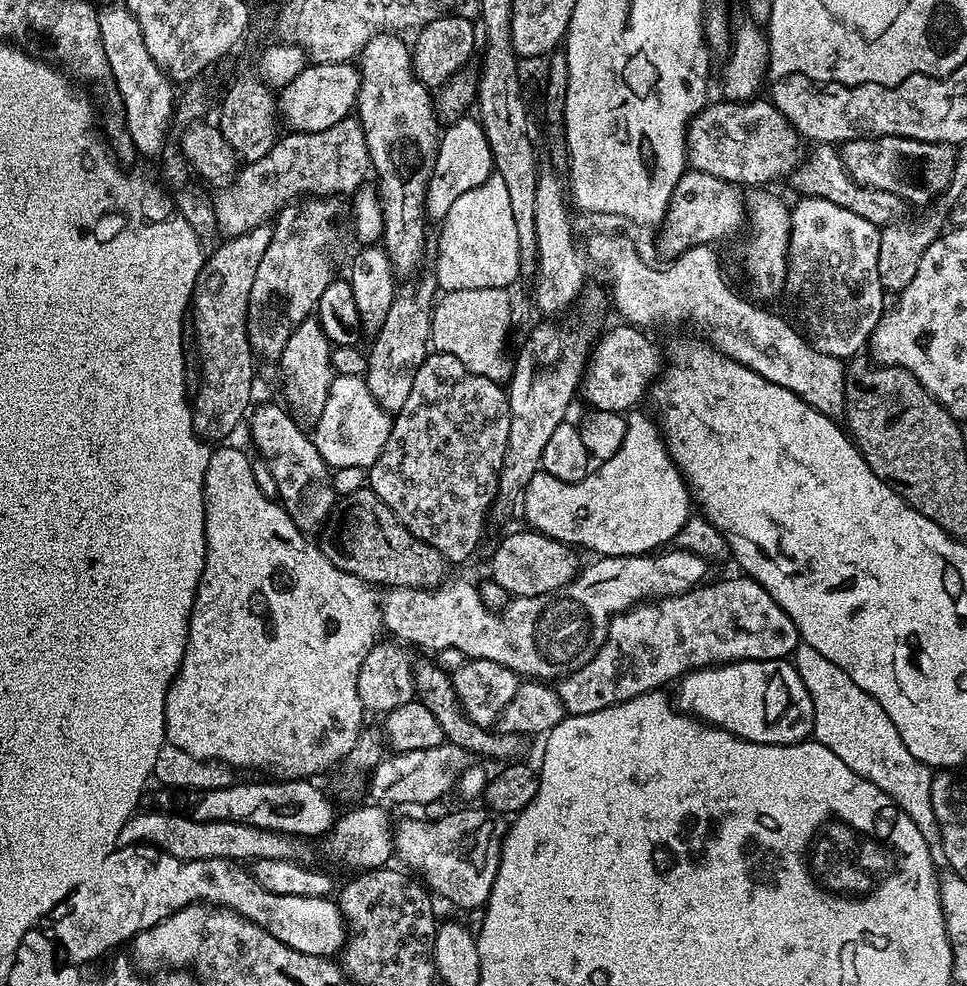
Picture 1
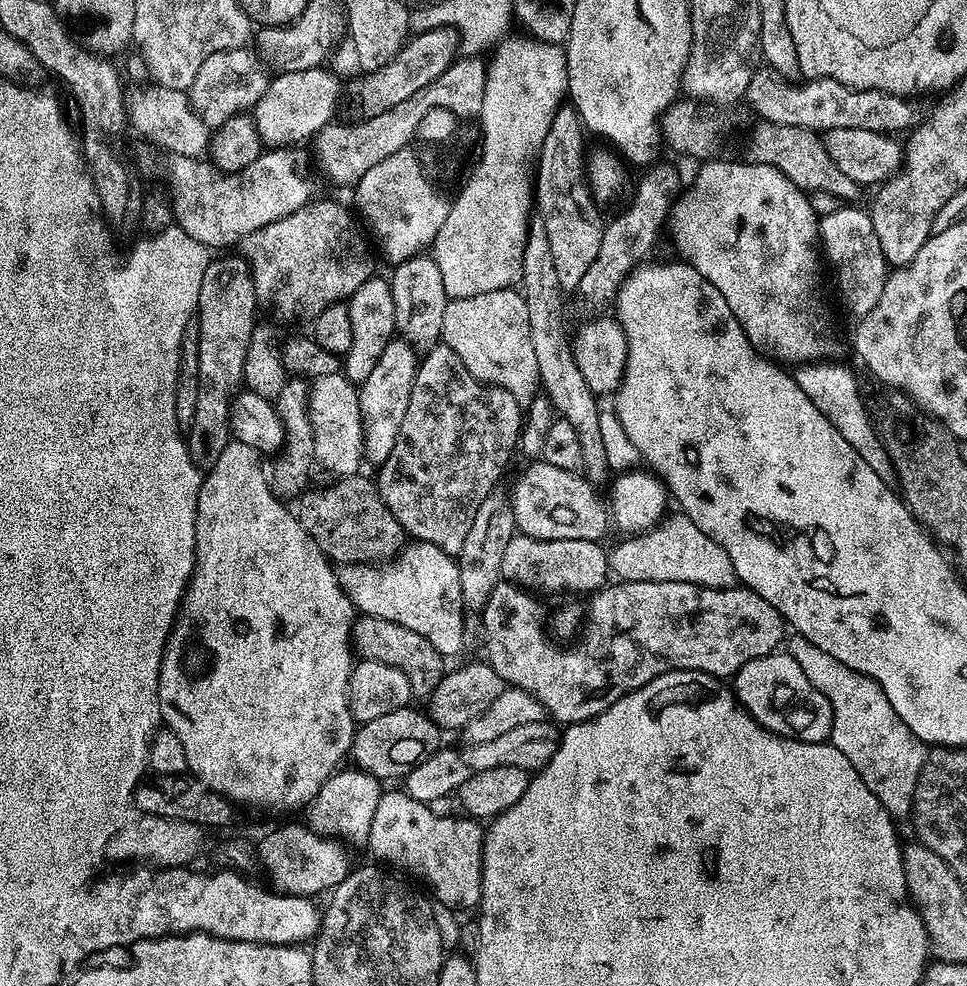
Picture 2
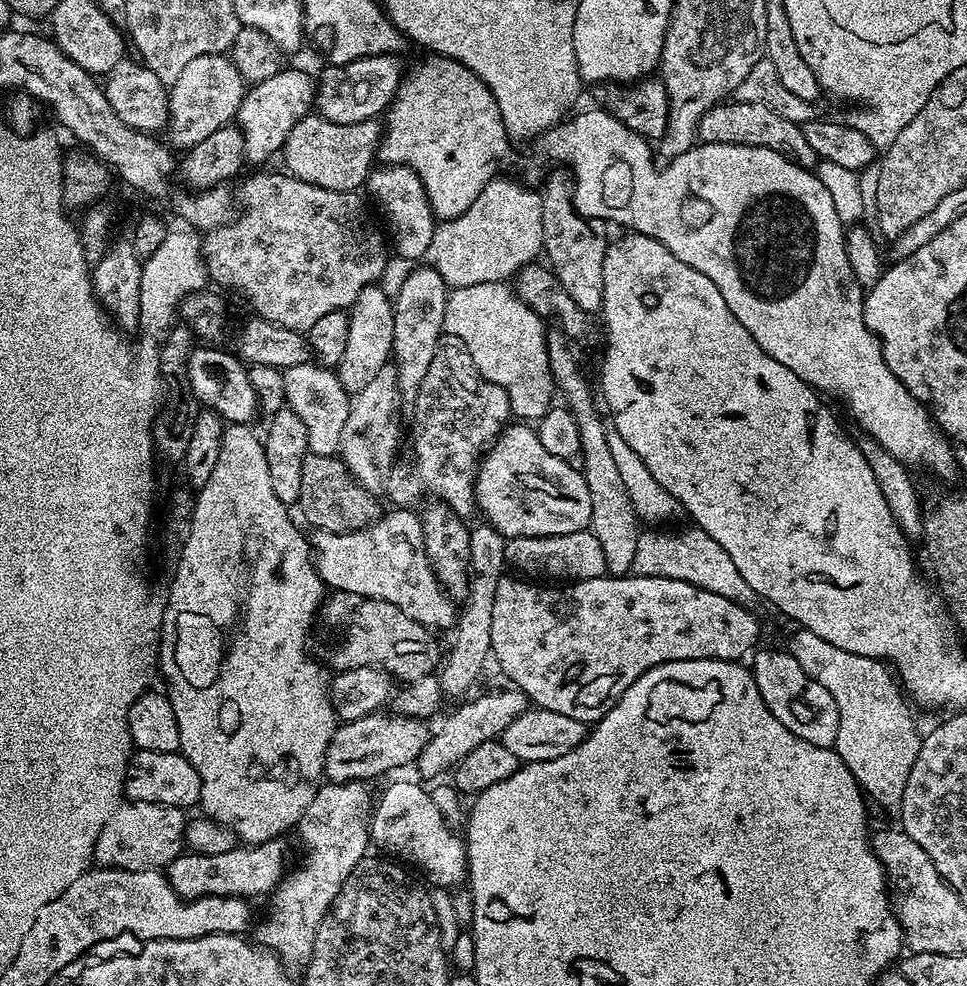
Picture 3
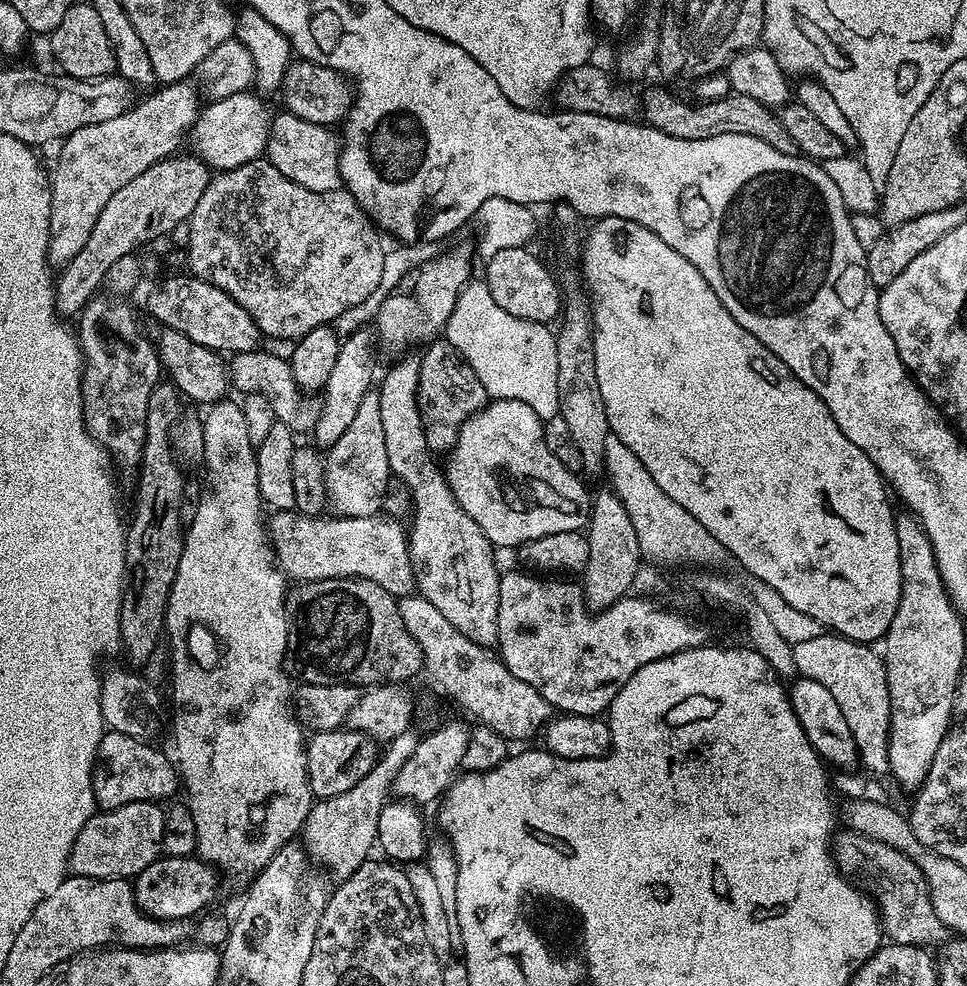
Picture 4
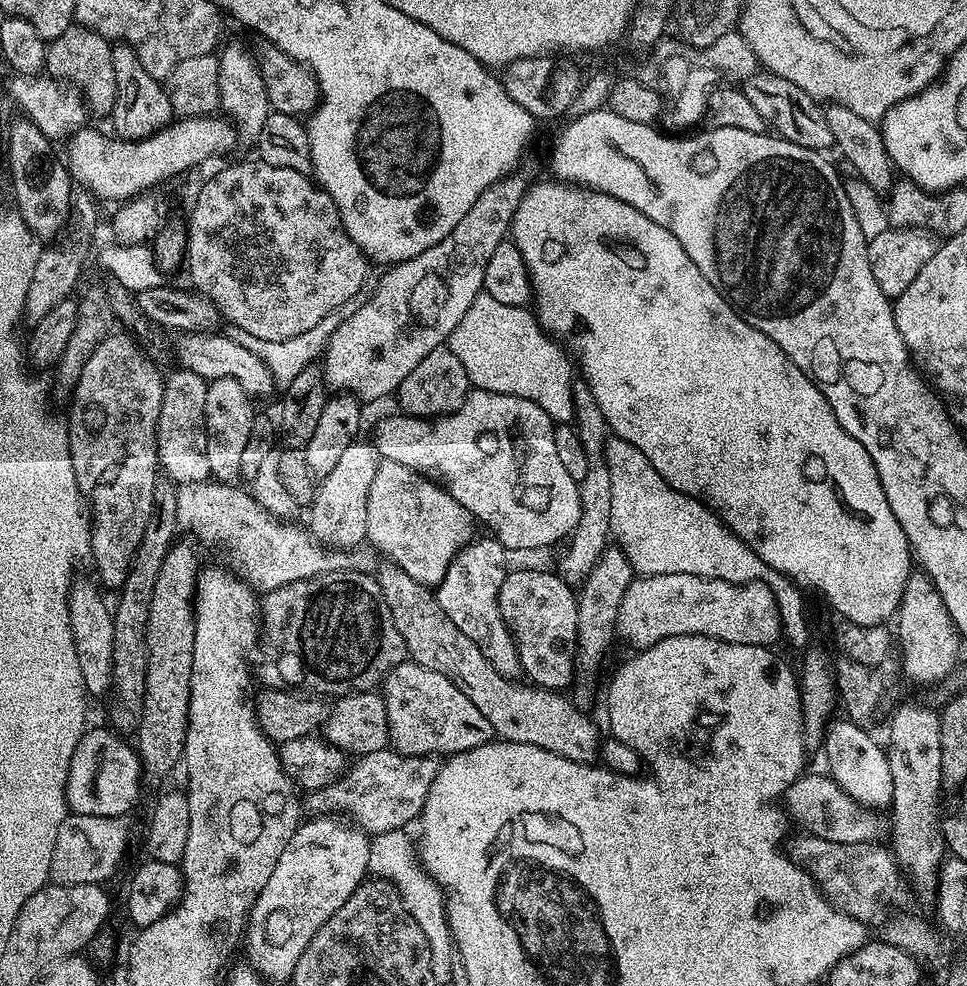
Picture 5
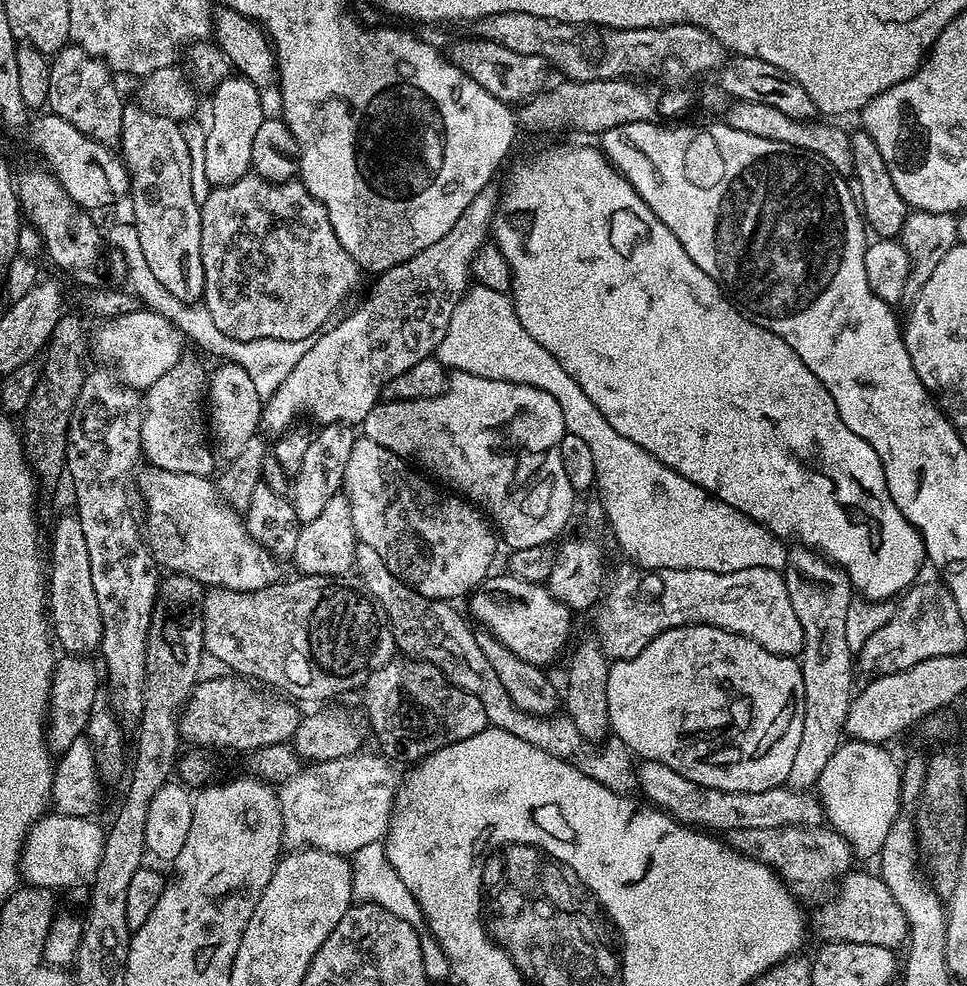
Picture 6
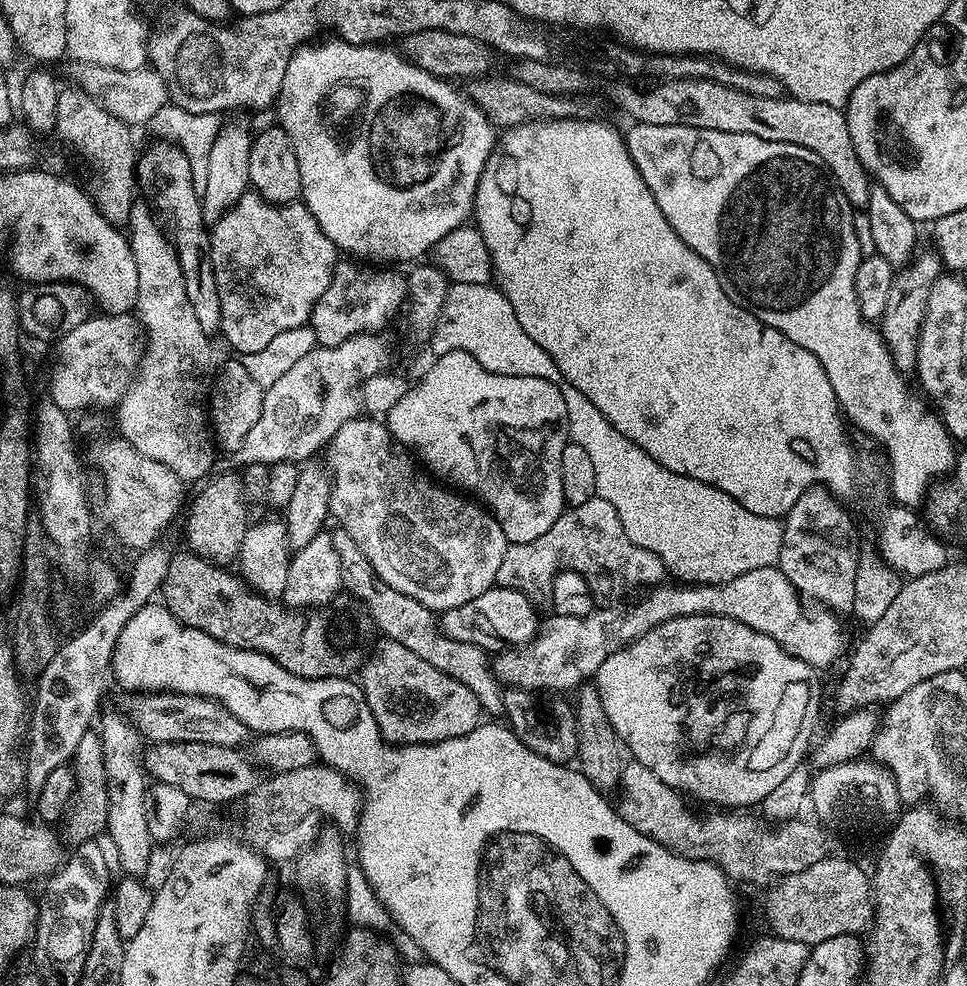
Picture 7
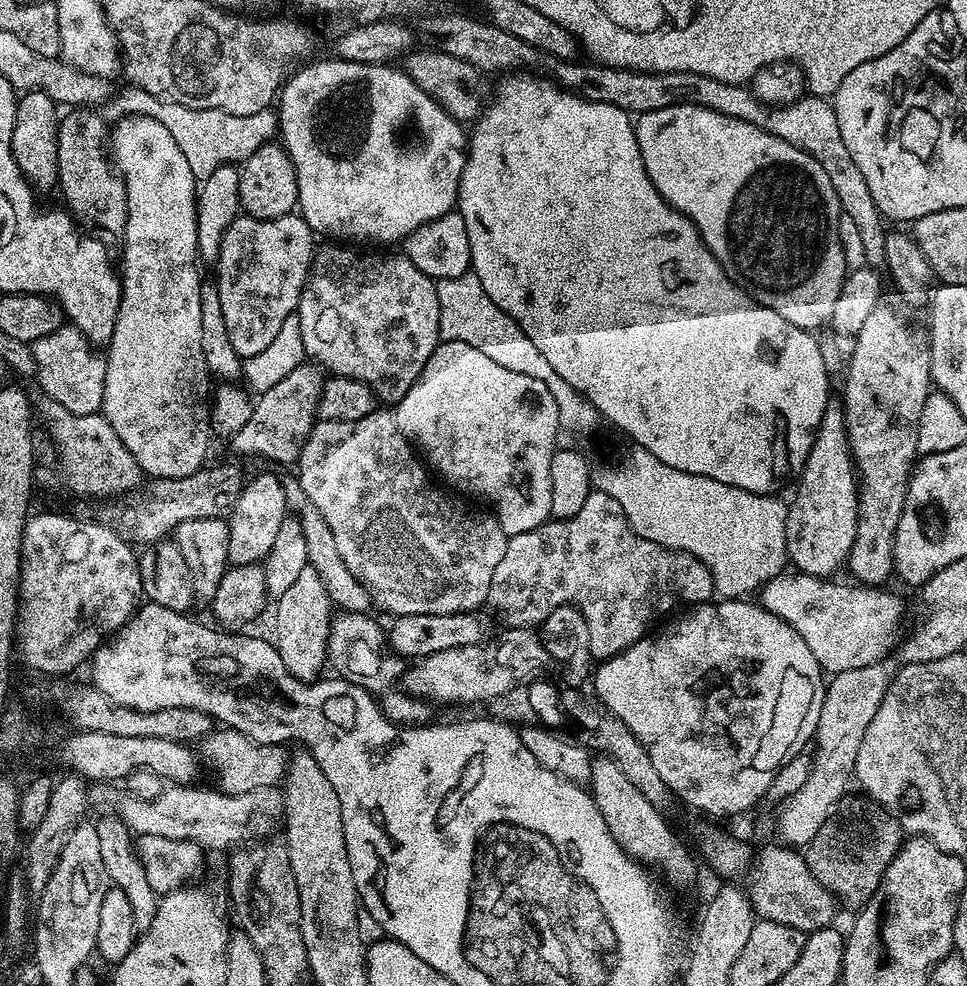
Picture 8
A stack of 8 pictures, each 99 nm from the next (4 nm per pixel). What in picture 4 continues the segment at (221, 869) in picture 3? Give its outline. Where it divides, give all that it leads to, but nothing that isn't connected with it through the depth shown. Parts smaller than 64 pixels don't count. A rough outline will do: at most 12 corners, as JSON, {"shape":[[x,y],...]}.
{"shape":[[161,855],[135,877],[155,920],[199,917],[216,896],[213,865]]}

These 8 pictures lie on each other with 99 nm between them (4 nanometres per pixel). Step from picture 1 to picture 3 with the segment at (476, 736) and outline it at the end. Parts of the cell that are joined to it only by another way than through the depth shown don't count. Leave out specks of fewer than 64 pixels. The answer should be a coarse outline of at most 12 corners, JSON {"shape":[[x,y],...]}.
{"shape":[[333,591],[318,632],[333,673],[433,675],[435,635],[398,606]]}

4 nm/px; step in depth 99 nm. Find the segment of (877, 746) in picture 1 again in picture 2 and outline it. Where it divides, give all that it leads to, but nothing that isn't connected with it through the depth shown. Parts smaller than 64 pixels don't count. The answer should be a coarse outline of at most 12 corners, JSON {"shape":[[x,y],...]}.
{"shape":[[805,636],[786,651],[832,707],[831,744],[893,818],[926,746],[876,680]]}

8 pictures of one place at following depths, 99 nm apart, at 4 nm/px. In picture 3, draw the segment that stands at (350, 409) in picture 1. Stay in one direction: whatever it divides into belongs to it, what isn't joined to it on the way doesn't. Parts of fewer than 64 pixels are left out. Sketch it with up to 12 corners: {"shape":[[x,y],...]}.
{"shape":[[315,362],[283,369],[308,450],[336,456],[350,394]]}

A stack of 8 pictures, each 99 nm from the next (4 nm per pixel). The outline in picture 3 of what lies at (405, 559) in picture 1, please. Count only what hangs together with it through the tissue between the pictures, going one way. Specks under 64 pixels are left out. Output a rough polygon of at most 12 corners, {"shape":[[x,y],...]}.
{"shape":[[309,452],[298,509],[318,532],[353,532],[382,507],[344,461]]}

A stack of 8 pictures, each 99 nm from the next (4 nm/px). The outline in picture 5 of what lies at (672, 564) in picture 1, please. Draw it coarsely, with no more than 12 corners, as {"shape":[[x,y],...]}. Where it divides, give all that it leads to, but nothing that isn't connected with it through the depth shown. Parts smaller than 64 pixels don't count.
{"shape":[[228,482],[182,484],[176,522],[261,593],[377,553],[321,544]]}

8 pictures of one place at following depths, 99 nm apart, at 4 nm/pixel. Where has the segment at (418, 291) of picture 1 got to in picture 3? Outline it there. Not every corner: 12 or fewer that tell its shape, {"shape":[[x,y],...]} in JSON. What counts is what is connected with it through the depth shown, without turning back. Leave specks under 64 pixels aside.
{"shape":[[391,363],[351,393],[339,459],[361,487],[387,489],[400,438]]}

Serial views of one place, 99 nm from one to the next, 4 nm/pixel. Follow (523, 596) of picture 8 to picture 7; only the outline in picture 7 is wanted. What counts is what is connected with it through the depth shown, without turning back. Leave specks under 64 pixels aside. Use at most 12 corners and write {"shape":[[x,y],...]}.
{"shape":[[597,495],[534,542],[509,544],[496,584],[536,602],[556,575],[596,594],[644,590],[662,558],[634,546]]}

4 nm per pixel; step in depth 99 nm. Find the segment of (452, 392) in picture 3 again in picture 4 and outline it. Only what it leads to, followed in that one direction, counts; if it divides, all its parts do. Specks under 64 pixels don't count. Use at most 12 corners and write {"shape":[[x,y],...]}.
{"shape":[[447,339],[420,356],[416,395],[428,449],[447,453],[489,403]]}

